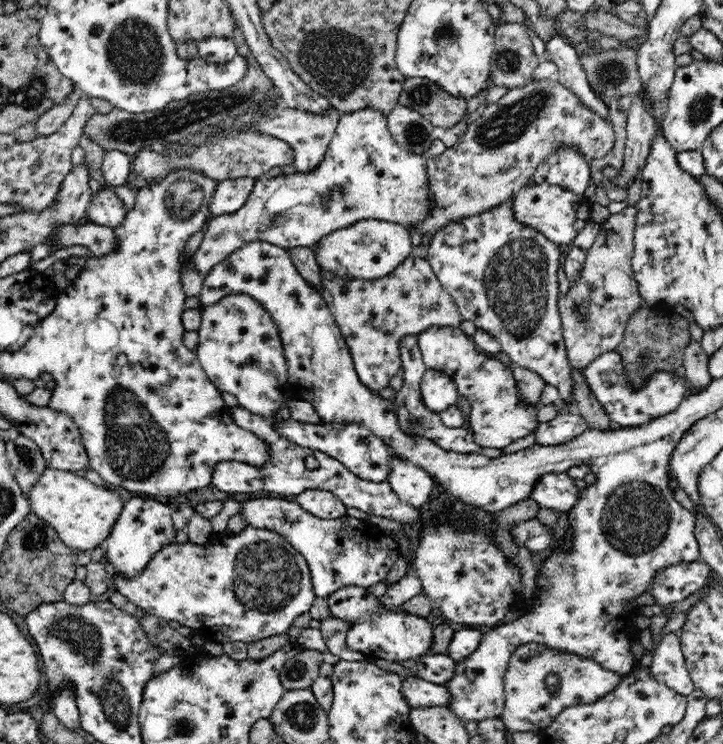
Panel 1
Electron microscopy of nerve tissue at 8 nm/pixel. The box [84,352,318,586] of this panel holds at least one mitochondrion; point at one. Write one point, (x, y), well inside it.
(136, 447)

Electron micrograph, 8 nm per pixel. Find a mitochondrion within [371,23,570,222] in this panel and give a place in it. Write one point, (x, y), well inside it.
(508, 124)

